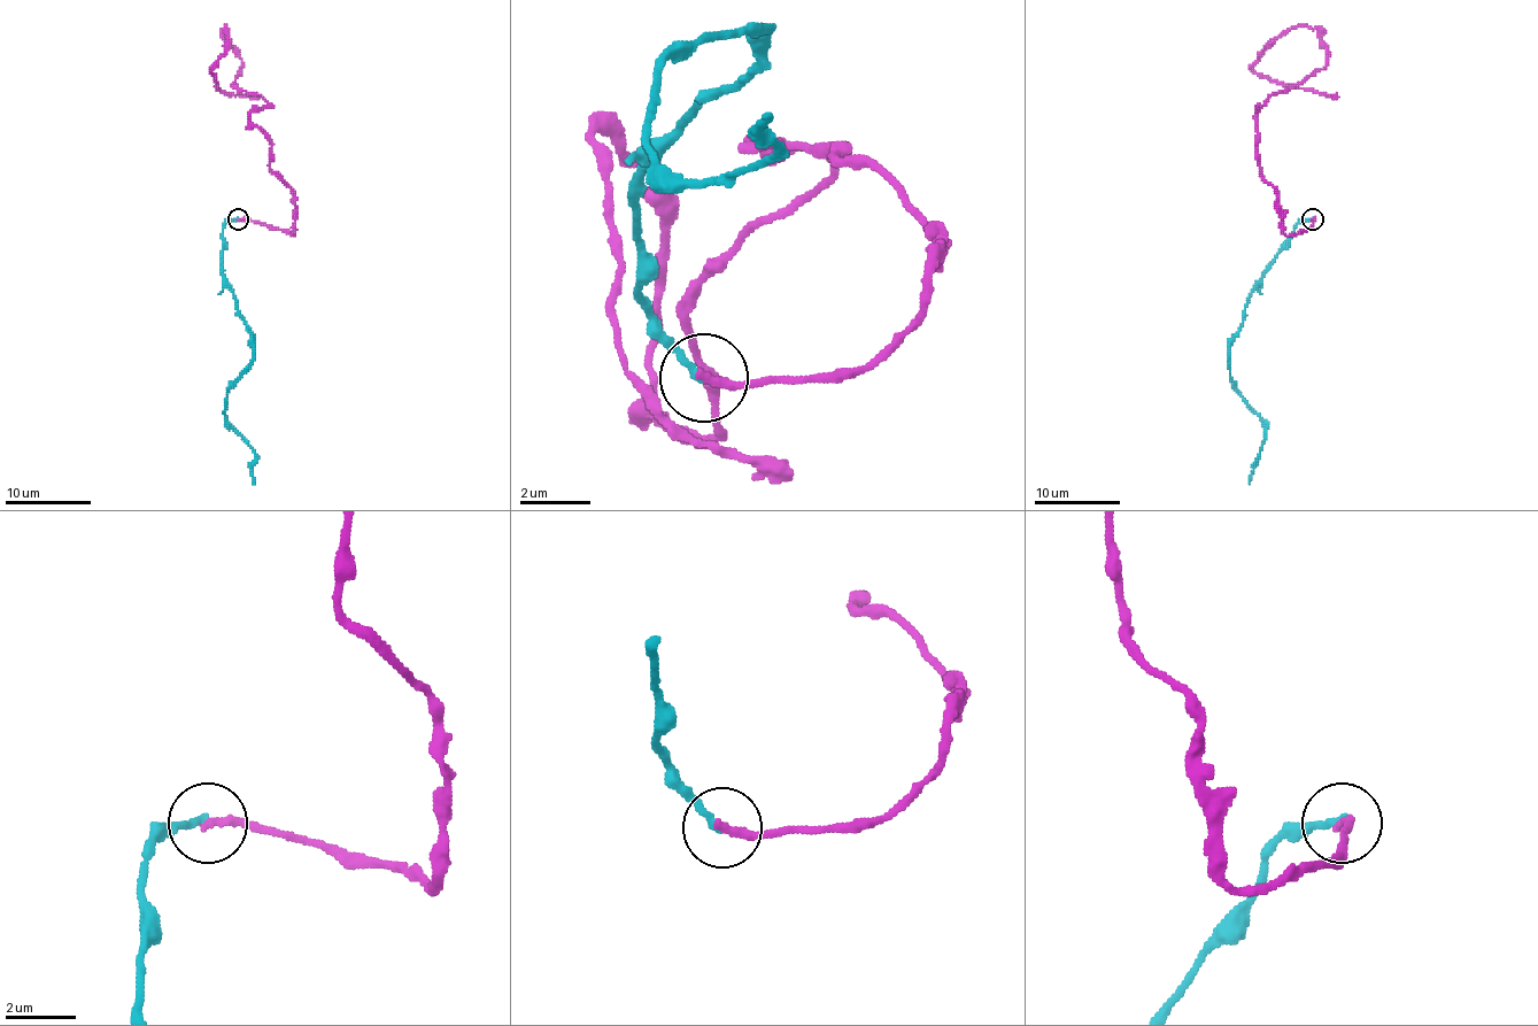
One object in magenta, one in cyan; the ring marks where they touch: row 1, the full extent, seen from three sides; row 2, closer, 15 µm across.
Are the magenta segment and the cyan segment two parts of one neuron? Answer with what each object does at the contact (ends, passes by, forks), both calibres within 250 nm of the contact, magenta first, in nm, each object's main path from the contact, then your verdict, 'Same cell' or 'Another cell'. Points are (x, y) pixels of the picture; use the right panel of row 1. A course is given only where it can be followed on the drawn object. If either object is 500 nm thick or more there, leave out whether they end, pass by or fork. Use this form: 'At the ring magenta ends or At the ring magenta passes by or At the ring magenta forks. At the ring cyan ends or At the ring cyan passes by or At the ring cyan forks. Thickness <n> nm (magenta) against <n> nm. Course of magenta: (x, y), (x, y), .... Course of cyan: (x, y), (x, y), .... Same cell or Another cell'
At the ring magenta ends. At the ring cyan ends. Thickness 240 nm (magenta) against 190 nm. Course of magenta: (1313, 218), (1283, 231), (1256, 114), (1326, 64), (1326, 46), (1291, 26), (1253, 67), (1336, 99). Course of cyan: (1313, 218), (1305, 218), (1293, 230), (1264, 275), (1229, 347), (1231, 385), (1264, 426), (1249, 484). Another cell

